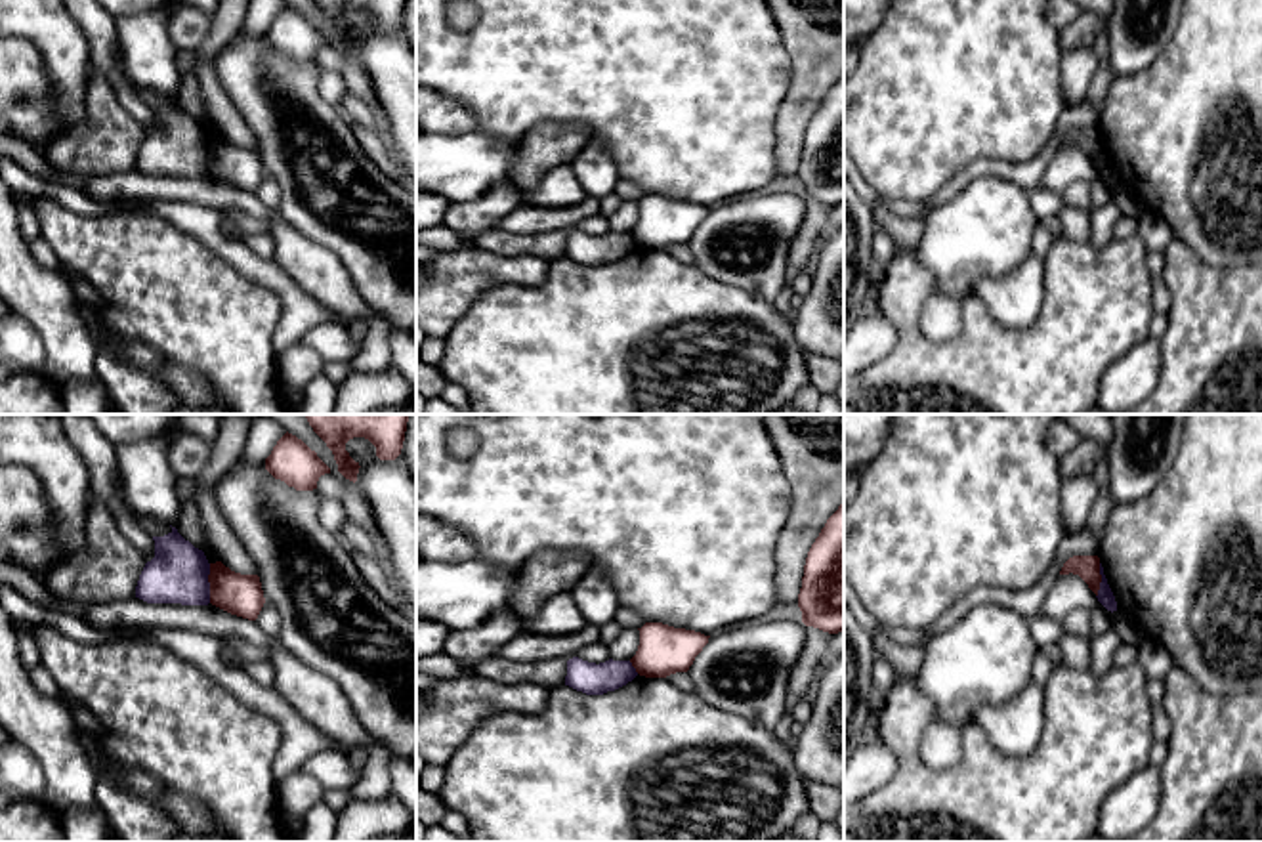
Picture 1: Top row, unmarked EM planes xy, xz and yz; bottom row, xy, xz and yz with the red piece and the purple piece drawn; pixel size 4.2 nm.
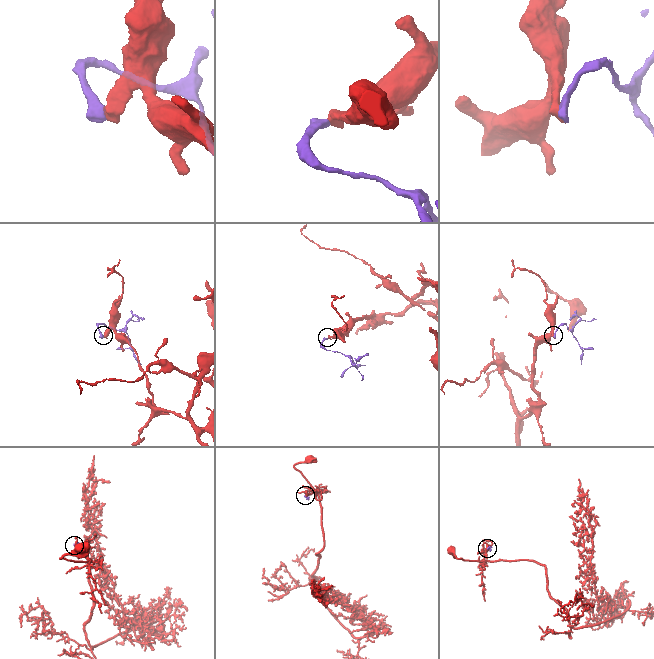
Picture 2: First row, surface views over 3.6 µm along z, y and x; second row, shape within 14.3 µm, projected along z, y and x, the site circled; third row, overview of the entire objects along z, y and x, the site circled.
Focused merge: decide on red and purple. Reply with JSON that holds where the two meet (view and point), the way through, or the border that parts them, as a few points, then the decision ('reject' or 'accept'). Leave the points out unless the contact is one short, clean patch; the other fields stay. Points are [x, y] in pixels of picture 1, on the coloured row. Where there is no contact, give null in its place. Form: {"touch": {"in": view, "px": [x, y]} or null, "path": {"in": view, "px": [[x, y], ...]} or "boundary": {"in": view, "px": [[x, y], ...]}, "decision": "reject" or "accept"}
{"touch": {"in": "xy", "px": [209, 581]}, "boundary": {"in": "xy", "px": [[210, 564], [209, 602]]}, "decision": "reject"}

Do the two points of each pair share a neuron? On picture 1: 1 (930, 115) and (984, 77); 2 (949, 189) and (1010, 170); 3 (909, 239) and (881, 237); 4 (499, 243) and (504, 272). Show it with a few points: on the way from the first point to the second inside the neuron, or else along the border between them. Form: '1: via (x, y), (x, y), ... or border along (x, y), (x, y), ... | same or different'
1: via (944, 102), (970, 77) | same
2: via (965, 176), (976, 168), (995, 168) | same
3: border along (875, 224), (898, 249) | different
4: border along (472, 245), (499, 254), (531, 254), (546, 264) | different

